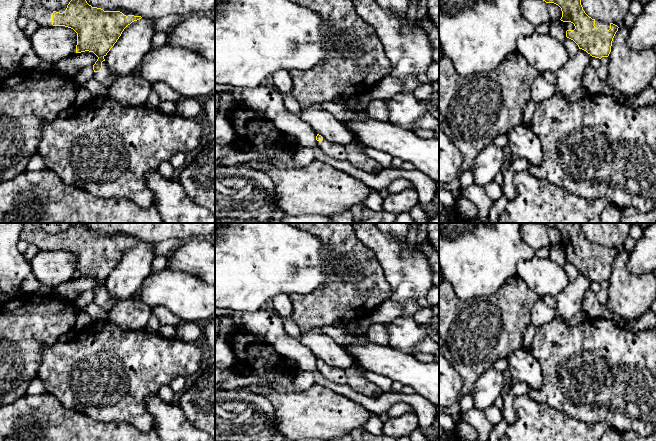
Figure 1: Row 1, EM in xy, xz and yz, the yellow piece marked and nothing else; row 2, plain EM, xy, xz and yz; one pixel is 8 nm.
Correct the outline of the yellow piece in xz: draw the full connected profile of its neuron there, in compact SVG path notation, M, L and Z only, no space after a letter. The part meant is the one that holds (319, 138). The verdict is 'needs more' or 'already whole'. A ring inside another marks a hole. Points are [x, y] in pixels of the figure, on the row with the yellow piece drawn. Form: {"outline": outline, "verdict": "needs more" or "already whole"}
{"outline": "M319 134L316 136L316 141L318 148L327 156L339 161L347 160L347 151L343 145L332 143Z", "verdict": "needs more"}

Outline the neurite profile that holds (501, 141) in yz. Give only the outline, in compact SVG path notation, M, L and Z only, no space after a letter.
M506 134L498 136L494 141L493 144L499 148L502 148L508 152L509 155L512 156L511 151L508 149L508 137Z

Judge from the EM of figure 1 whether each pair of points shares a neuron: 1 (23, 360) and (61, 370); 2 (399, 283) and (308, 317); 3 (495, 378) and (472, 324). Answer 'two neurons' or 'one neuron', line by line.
1: two neurons
2: two neurons
3: two neurons

